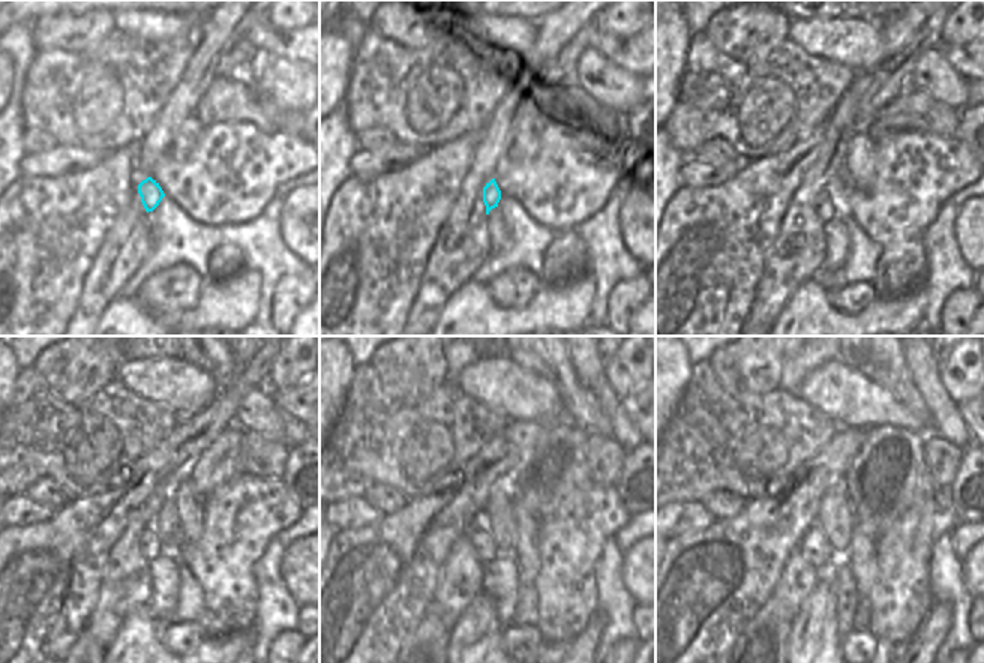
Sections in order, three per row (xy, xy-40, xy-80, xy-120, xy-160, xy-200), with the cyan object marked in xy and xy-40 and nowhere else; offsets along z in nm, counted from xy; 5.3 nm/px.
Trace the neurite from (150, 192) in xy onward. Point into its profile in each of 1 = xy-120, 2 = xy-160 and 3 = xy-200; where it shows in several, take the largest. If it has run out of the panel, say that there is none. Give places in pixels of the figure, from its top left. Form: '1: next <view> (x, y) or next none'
1: next xy-120 (150, 546)
2: next xy-160 (482, 540)
3: next xy-200 (815, 548)

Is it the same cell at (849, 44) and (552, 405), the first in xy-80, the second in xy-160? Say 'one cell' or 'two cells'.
one cell

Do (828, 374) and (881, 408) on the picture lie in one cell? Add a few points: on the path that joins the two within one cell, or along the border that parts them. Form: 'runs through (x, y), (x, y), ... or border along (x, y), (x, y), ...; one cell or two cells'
runs through (842, 383), (863, 404), (867, 404); one cell

